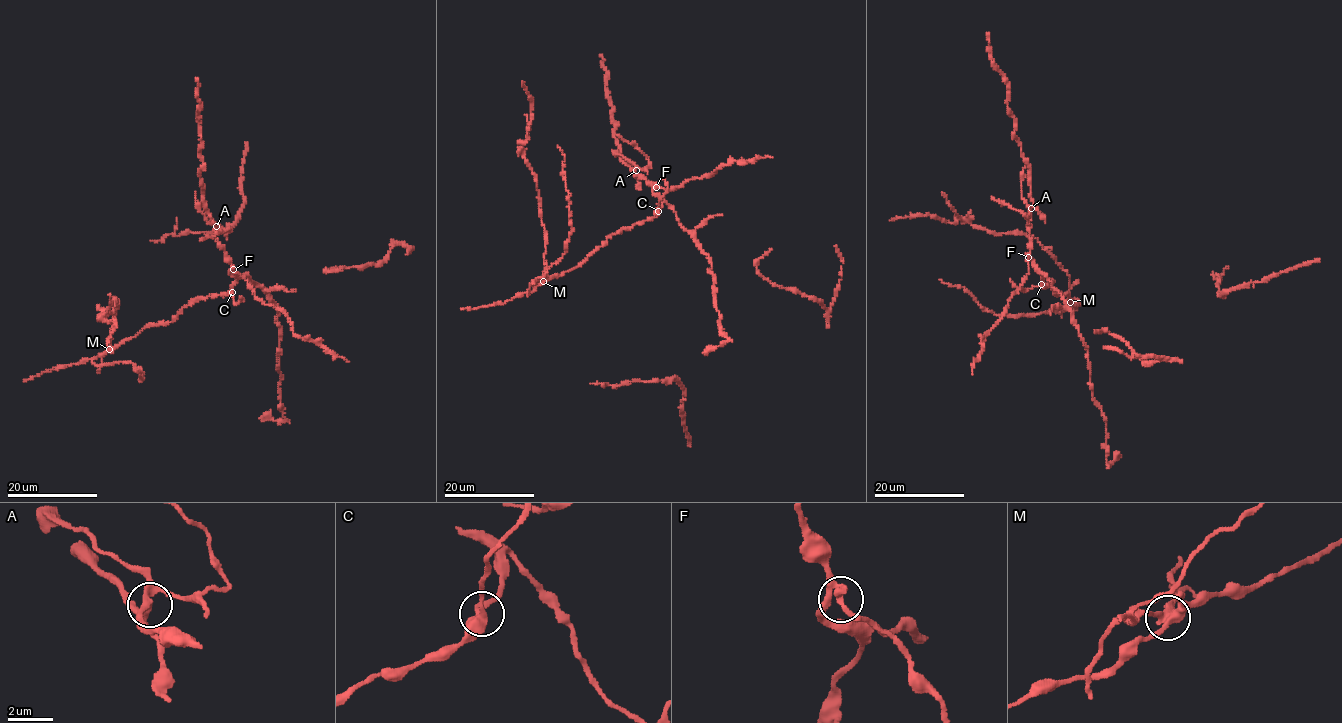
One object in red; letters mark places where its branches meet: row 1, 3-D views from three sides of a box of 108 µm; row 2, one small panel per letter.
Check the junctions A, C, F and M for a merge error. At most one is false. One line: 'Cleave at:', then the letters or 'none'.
Cleave at: M

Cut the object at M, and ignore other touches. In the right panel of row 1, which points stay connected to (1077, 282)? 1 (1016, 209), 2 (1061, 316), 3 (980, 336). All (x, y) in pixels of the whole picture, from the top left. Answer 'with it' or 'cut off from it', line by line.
1: cut off from it
2: with it
3: cut off from it

